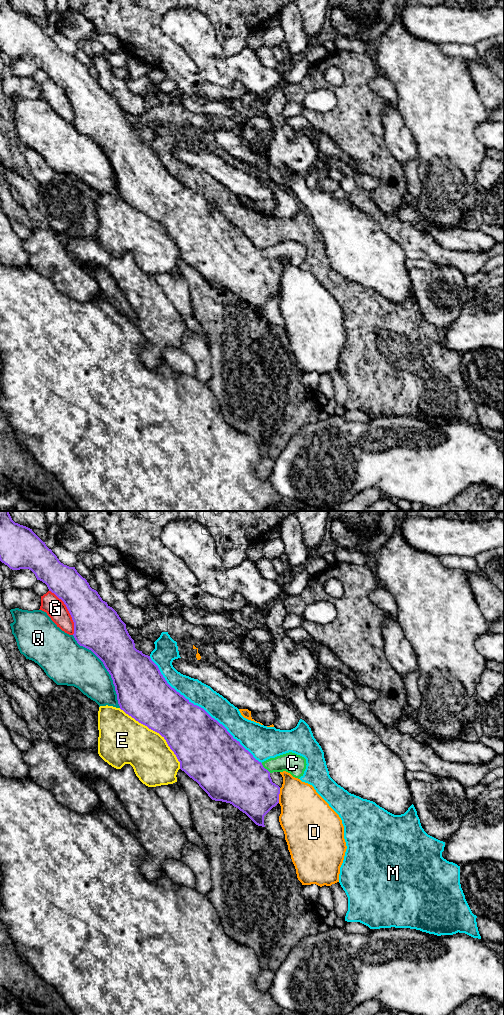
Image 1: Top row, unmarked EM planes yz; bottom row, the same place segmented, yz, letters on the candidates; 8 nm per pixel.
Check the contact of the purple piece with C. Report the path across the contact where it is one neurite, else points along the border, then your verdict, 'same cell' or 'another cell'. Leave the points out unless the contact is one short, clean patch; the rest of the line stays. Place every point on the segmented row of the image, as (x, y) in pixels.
runs through yz (234, 776), (255, 776), (264, 768), (280, 763), (292, 763); same cell

